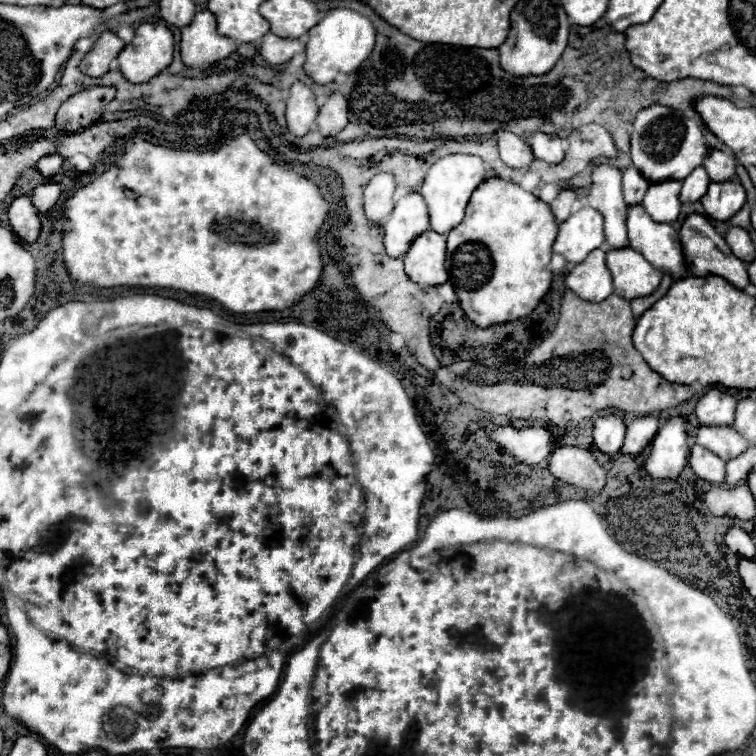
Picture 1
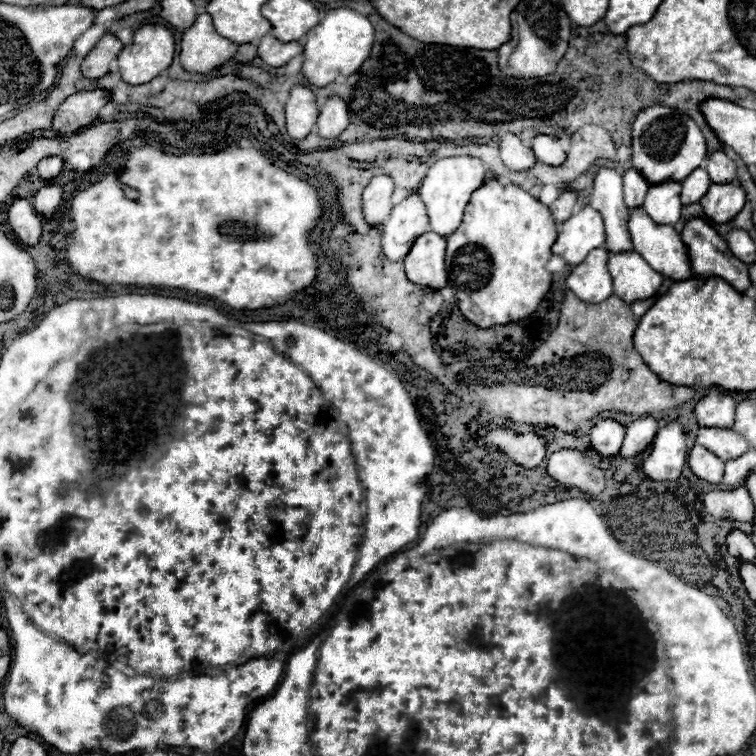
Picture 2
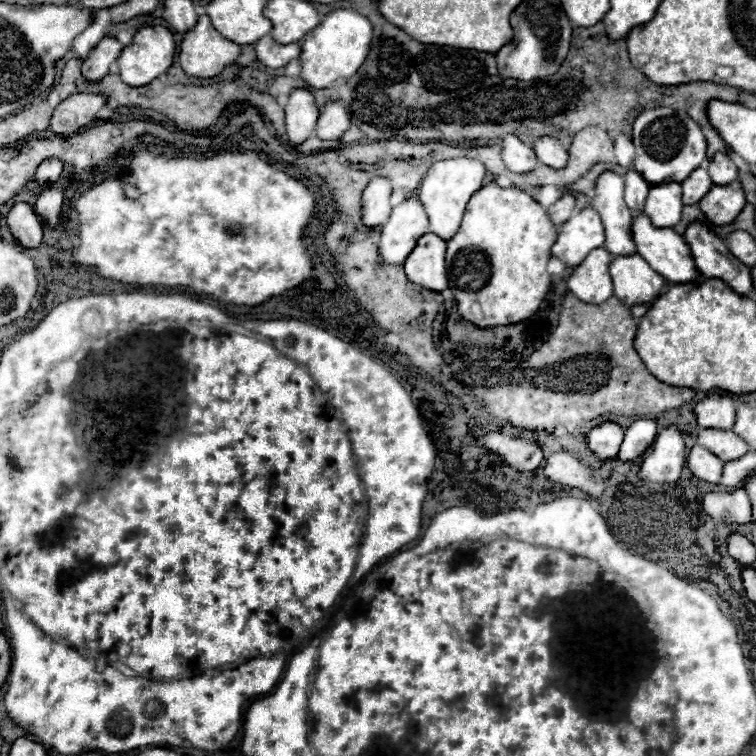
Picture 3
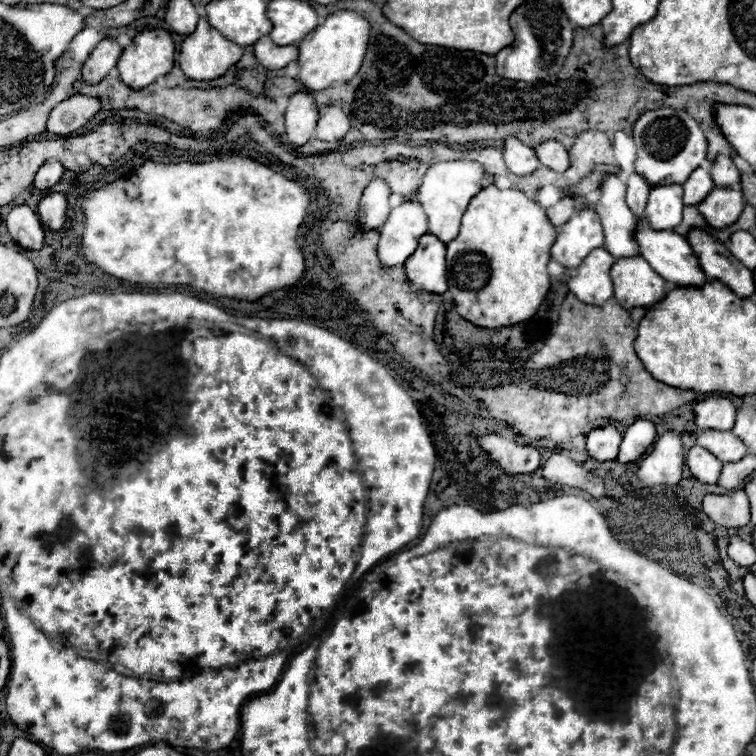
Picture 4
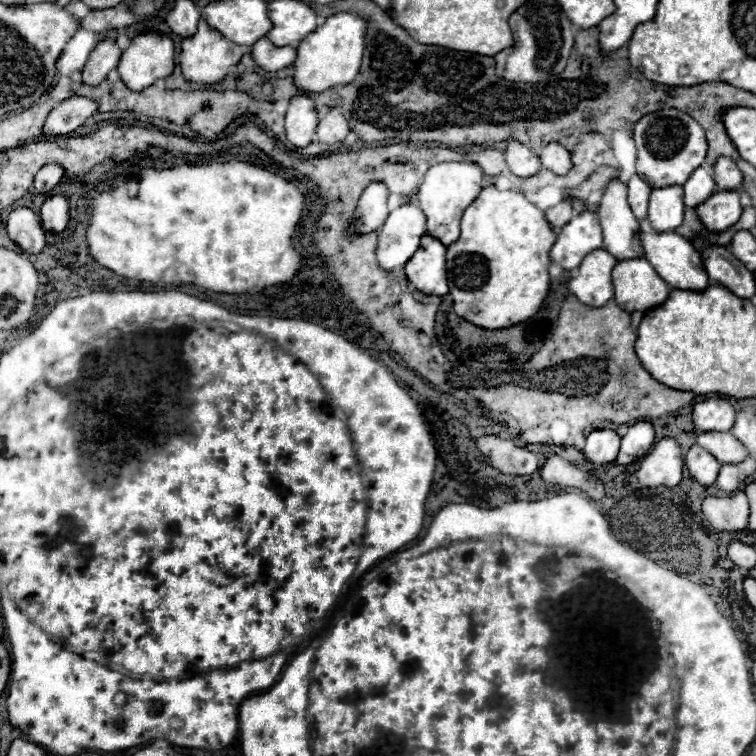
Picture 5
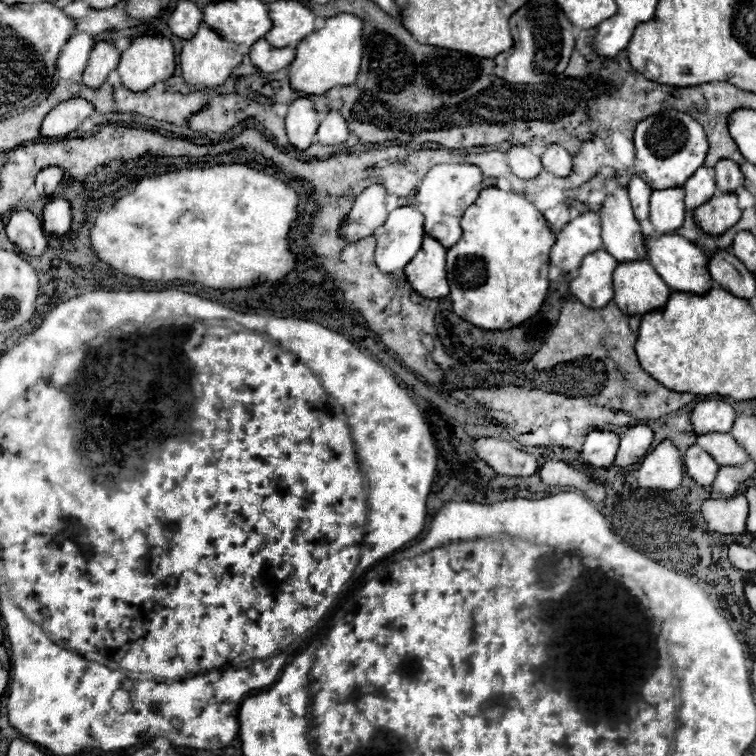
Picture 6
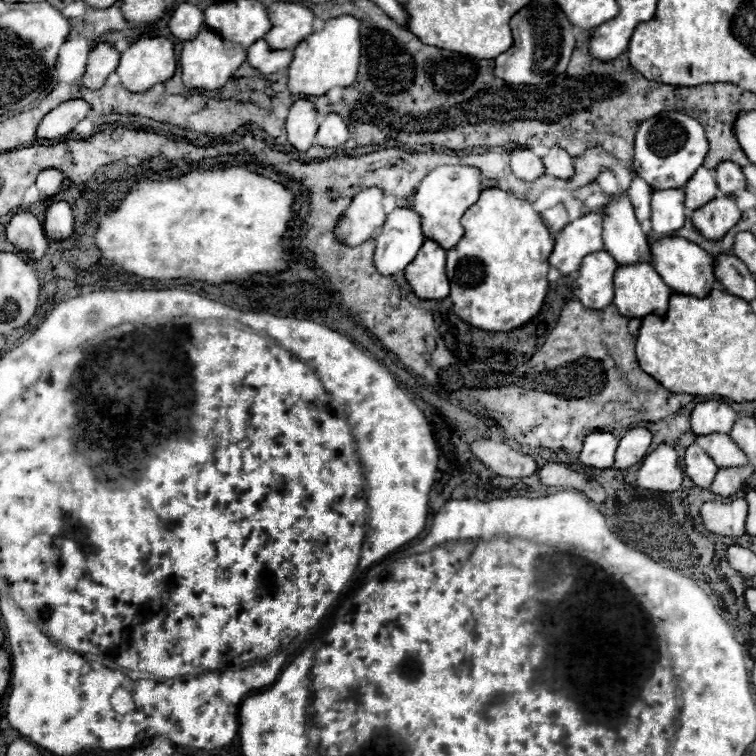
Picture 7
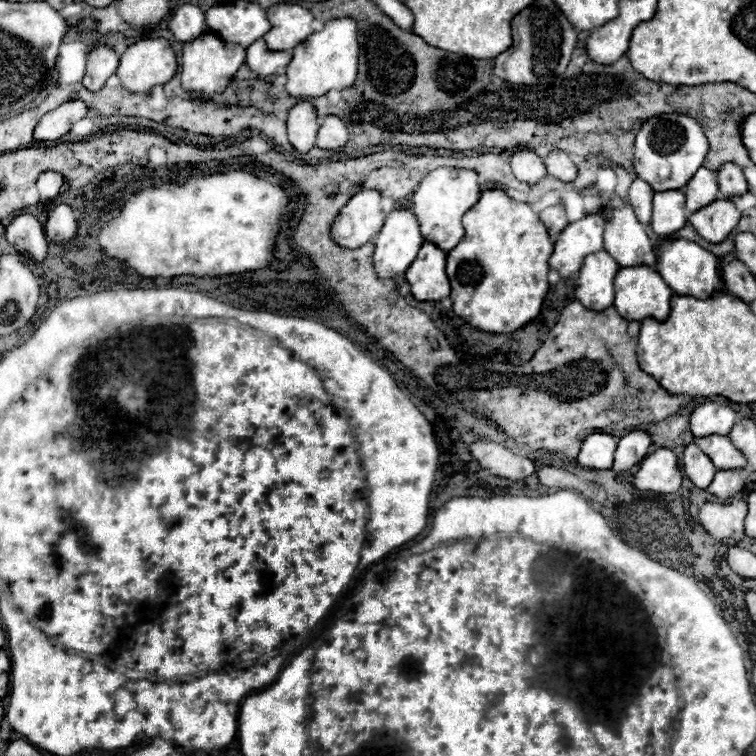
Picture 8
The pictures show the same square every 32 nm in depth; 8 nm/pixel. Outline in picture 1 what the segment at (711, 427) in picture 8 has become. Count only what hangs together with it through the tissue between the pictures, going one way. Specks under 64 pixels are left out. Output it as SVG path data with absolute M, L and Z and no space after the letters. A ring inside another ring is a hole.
M718 388L710 390L696 404L696 418L702 426L730 426L734 424L736 400Z

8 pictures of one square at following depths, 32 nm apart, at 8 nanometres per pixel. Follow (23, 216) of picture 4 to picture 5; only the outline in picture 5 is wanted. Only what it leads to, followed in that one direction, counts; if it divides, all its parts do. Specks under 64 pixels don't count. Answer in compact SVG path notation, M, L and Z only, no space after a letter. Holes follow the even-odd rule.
M16 208L10 212L6 230L10 240L28 254L40 254L46 248L46 232L40 218L30 208Z

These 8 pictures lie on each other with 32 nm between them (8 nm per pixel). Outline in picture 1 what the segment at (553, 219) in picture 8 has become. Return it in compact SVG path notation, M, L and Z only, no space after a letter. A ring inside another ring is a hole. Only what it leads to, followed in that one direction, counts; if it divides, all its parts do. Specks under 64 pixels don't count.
M562 190L554 202L550 202L550 210L556 218L556 222L564 222L572 214L572 204L576 200L576 194L572 190Z

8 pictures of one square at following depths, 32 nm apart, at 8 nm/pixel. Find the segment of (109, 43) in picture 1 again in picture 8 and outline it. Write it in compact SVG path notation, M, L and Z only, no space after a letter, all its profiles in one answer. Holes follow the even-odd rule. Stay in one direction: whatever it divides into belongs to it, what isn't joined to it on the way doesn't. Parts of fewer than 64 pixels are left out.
M104 44L96 46L90 54L88 54L88 60L86 60L86 74L84 74L84 86L90 90L90 92L98 92L104 82L116 72L120 64L120 56L106 48Z

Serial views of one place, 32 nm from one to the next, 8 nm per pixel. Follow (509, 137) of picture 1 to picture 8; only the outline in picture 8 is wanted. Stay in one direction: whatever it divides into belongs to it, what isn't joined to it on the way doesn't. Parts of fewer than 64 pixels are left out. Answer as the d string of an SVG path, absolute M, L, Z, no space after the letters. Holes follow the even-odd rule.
M528 150L514 152L510 166L512 166L512 174L520 182L528 182L528 184L536 184L542 178L546 178L546 174L548 174L542 158L536 156L534 152L528 152Z

